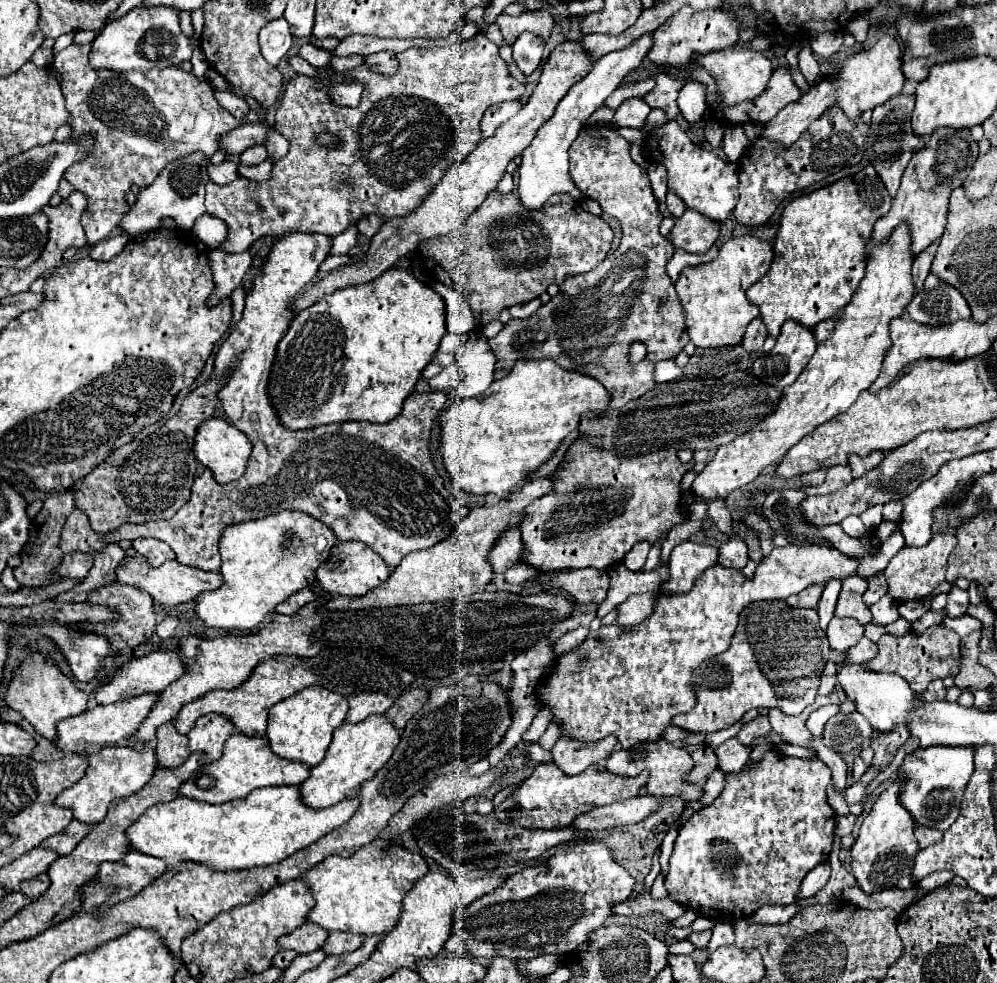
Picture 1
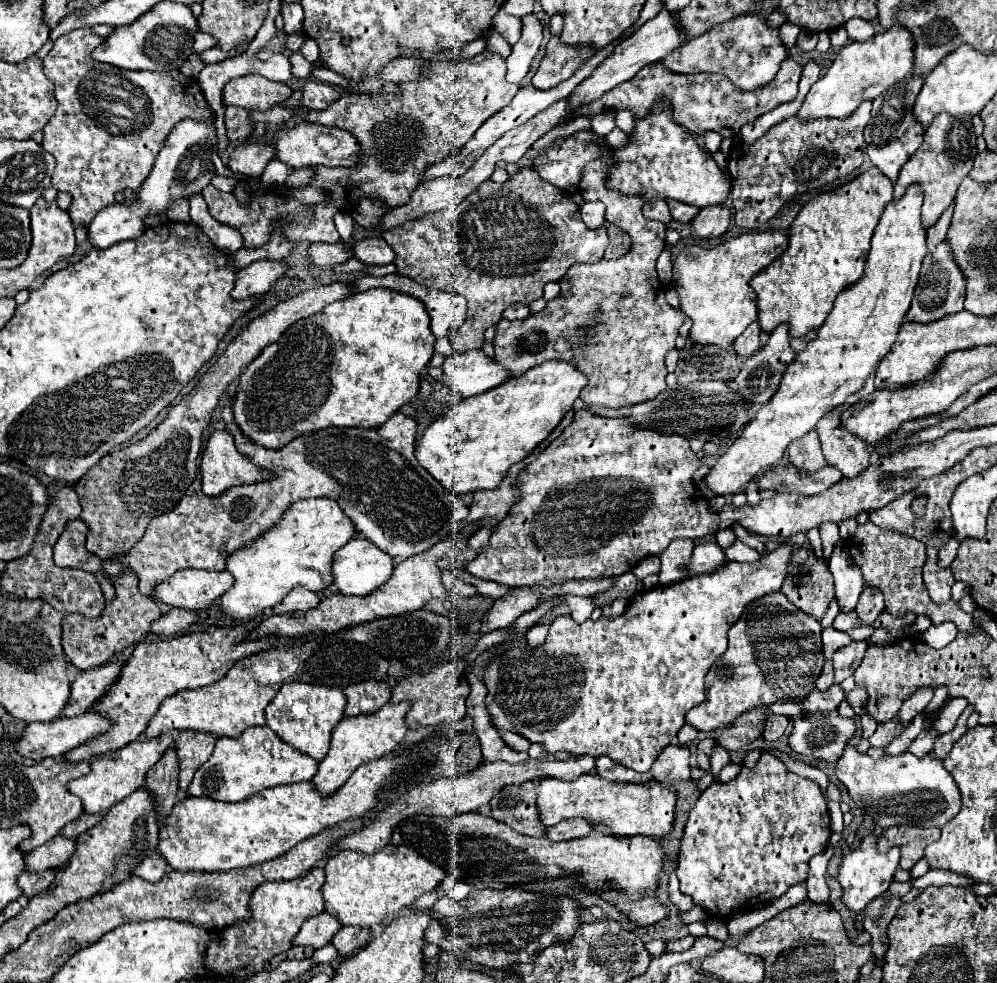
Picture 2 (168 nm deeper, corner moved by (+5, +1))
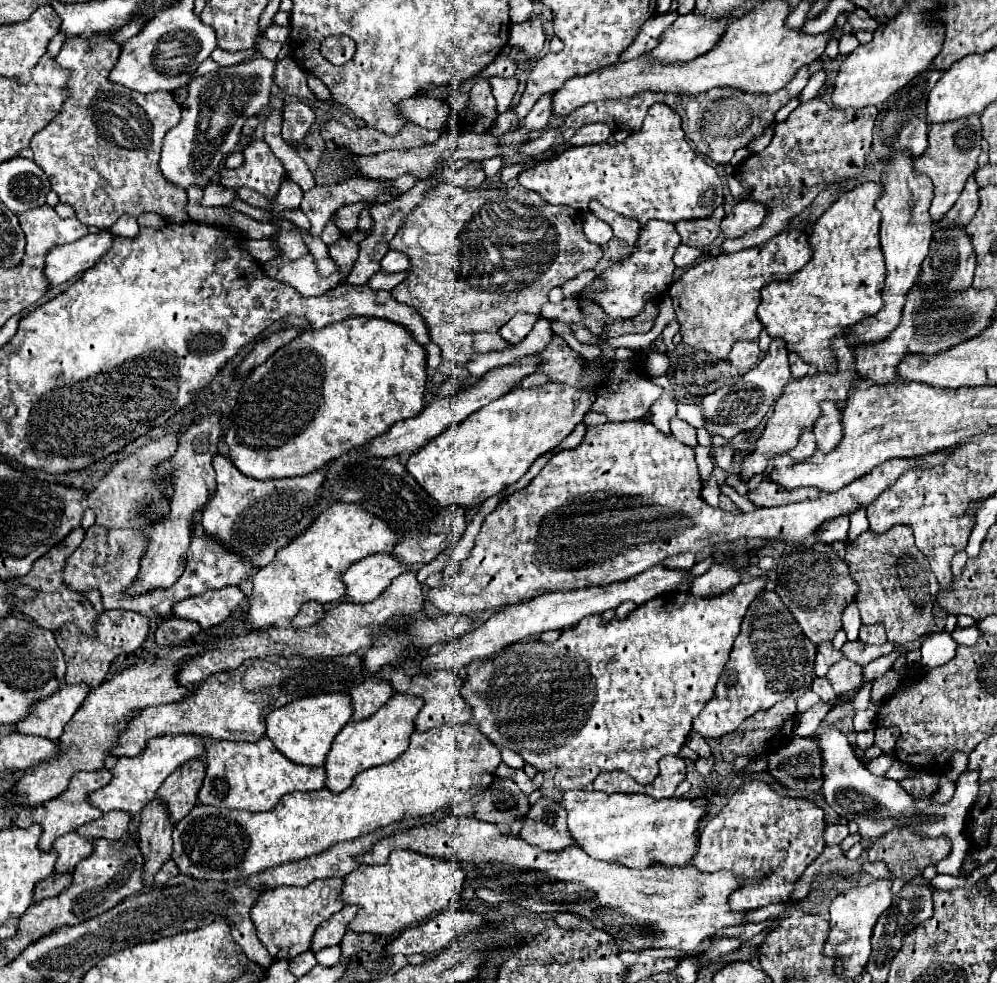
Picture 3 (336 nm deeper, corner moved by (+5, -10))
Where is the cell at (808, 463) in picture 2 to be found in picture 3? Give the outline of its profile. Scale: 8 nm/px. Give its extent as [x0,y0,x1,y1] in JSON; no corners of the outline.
[791,431,817,459]

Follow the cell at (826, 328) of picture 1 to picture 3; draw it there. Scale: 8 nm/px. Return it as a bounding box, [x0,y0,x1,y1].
[789,353,809,379]

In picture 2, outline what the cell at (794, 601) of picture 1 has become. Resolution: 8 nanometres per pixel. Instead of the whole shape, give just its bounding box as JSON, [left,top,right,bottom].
[781,542,835,622]

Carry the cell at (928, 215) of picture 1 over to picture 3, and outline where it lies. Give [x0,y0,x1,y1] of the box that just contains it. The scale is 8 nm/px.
[915,117,981,223]

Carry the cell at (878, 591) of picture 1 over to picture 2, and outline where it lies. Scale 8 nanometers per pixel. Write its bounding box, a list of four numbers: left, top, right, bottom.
[855,588,885,624]

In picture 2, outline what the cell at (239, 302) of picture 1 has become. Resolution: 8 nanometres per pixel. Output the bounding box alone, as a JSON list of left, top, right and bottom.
[231,260,289,300]

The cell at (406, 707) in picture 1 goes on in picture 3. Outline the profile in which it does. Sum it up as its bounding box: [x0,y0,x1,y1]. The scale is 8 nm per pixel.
[405,671,473,733]

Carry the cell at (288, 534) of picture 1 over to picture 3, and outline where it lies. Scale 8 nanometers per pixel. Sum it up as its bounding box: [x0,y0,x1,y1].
[241,505,399,629]

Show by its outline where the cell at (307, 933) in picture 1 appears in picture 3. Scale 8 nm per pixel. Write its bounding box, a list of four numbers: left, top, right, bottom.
[311,907,359,953]

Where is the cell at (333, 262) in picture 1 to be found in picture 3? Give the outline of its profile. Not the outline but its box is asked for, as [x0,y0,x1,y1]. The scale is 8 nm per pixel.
[369,271,405,291]

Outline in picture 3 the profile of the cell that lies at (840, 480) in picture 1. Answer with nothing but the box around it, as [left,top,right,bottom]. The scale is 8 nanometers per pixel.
[747,479,823,507]

